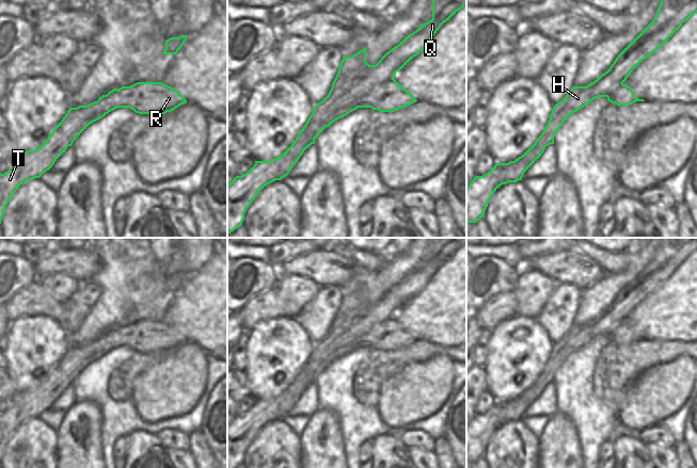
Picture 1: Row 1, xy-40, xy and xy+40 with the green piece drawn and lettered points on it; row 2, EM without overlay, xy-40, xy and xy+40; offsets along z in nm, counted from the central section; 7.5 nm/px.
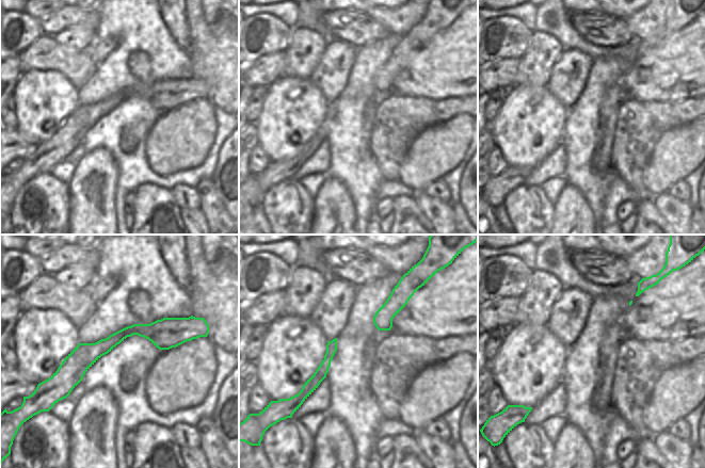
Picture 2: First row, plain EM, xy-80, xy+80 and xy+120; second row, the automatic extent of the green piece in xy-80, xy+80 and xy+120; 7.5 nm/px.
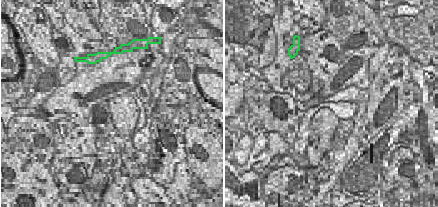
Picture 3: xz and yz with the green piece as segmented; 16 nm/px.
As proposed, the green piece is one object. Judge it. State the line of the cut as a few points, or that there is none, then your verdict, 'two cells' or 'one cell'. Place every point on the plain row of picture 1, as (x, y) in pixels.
cut in xy along (393, 316), (375, 324), (353, 342); two cells

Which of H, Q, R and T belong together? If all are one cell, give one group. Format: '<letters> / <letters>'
H Q T / R

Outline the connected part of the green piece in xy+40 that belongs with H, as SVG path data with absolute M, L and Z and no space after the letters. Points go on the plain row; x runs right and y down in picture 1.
M661 238L654 258L618 293L608 308L587 325L573 325L567 335L553 345L543 371L521 396L508 402L496 402L487 413L474 416L466 425L466 462L476 462L484 455L490 437L502 423L522 419L524 411L541 396L545 386L554 383L556 371L574 351L598 336L612 334L645 297L659 289L696 251L697 238Z

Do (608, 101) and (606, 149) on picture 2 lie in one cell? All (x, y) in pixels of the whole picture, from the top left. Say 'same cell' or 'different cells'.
same cell

